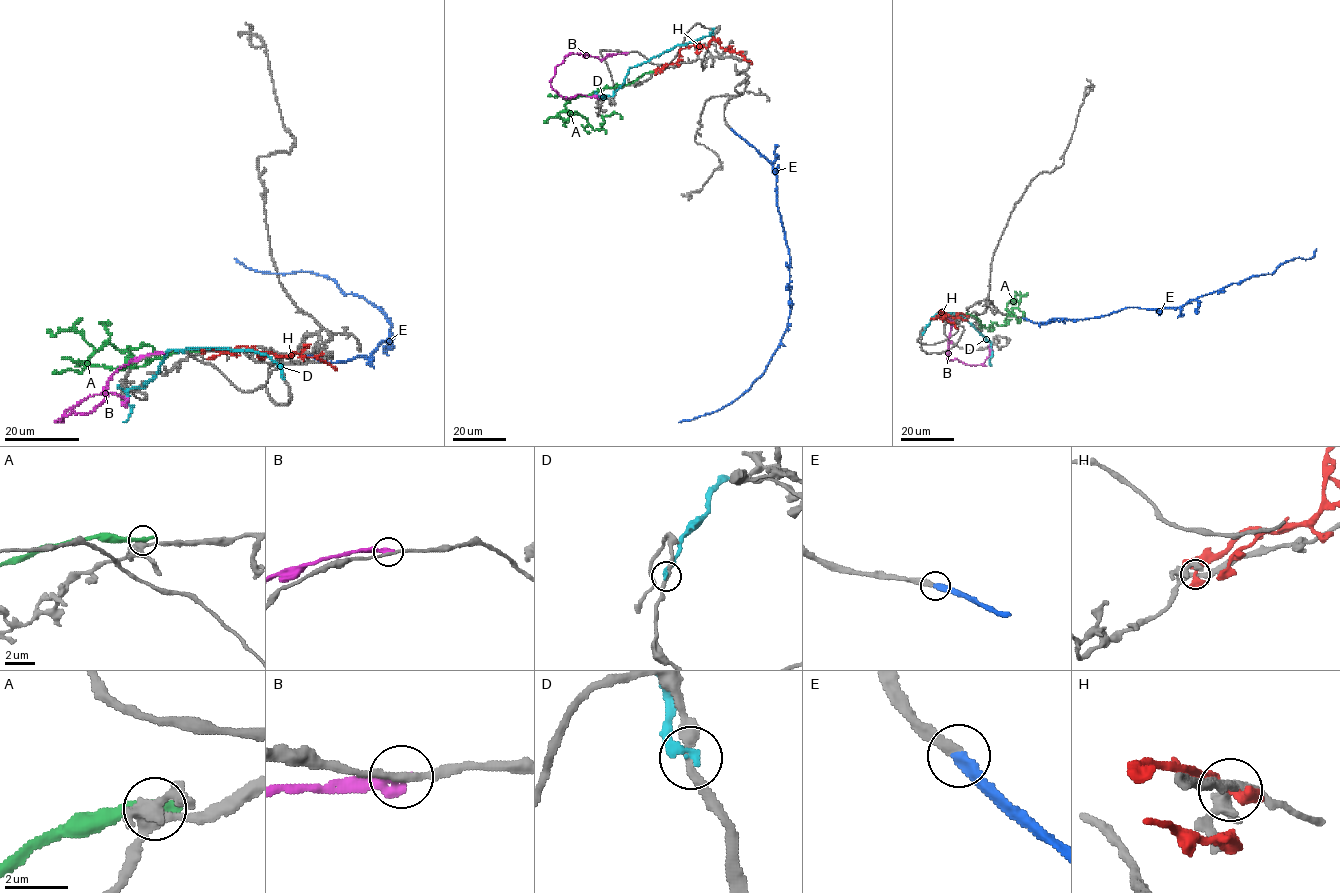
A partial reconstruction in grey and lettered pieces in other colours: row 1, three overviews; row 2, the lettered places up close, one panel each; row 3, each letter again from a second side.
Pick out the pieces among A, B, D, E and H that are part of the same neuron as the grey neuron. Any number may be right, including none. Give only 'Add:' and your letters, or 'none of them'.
Add: E

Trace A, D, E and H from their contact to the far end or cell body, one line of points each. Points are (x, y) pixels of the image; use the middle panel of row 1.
A: (653, 71), (625, 84), (570, 98), (565, 105), (594, 129), (601, 129), (603, 117), (613, 113), (621, 119)
D: (714, 28), (708, 36), (677, 44), (632, 66), (624, 83), (613, 95), (599, 96)
E: (731, 129), (772, 165), (777, 207), (790, 257), (790, 312), (781, 345), (747, 390), (715, 411), (679, 422)
H: (655, 72), (677, 60), (681, 48), (694, 45), (706, 47), (712, 39), (721, 47), (737, 52), (751, 64)

